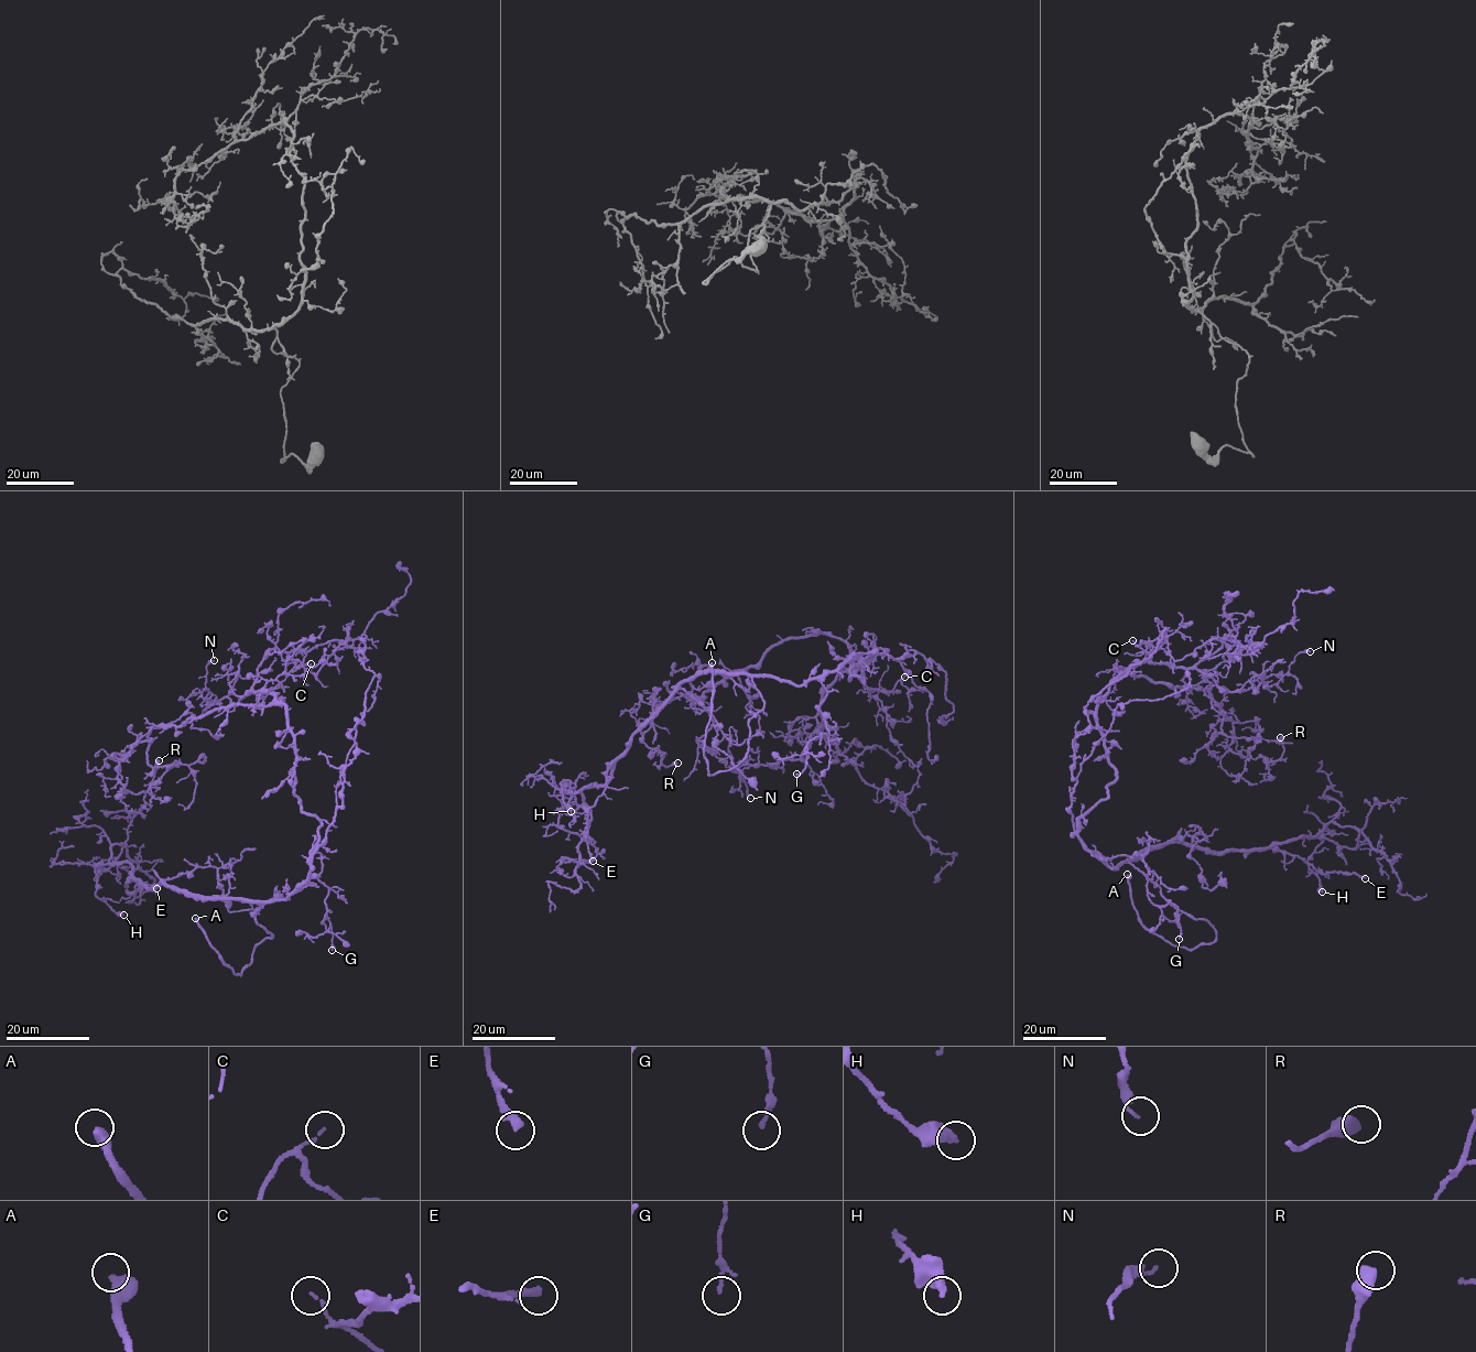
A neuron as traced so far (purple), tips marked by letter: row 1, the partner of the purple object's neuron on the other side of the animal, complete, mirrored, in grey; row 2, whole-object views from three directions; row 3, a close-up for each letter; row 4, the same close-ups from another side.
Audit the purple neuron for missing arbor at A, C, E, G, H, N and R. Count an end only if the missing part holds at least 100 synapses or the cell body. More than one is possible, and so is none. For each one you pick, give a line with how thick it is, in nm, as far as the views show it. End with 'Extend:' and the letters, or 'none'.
A: calibre 440 nm
Extend: A

